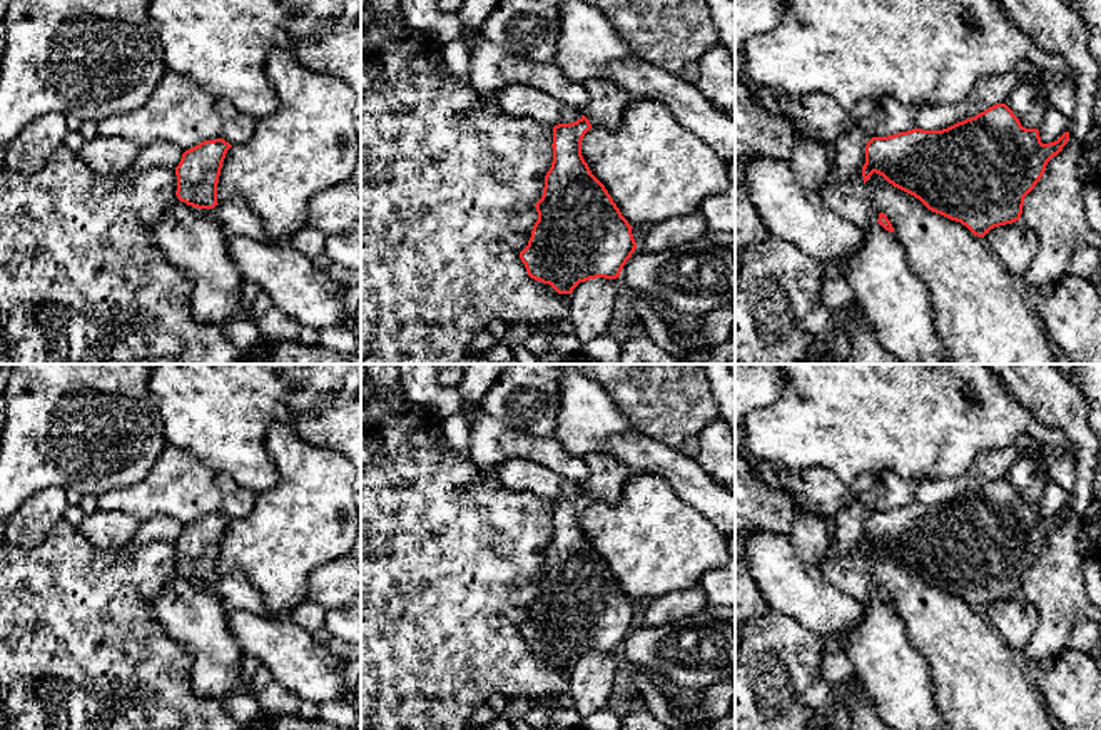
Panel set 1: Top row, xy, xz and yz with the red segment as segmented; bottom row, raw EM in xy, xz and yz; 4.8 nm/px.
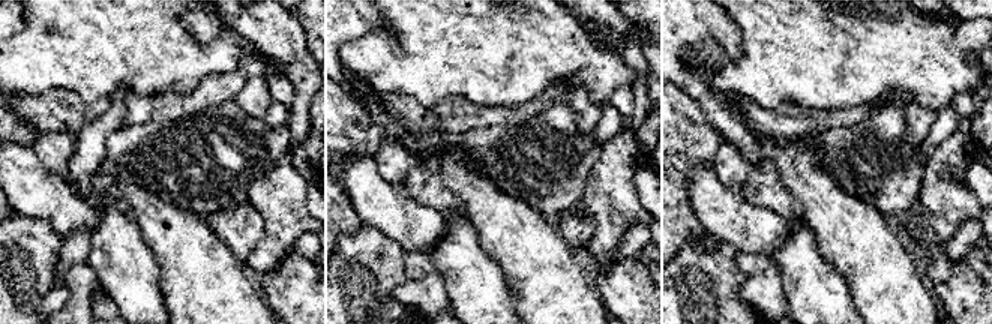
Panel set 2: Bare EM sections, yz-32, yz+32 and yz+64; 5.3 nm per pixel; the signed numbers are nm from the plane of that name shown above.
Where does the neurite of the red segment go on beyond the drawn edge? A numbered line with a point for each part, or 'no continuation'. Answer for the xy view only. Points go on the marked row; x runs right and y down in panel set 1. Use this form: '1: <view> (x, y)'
1: xy (234, 216)

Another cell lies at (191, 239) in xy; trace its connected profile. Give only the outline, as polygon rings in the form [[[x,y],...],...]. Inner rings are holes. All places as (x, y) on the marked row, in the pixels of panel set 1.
[[[175,197],[150,226],[150,234],[165,259],[192,281],[194,316],[222,327],[234,316],[246,281],[231,259],[227,234],[214,209],[197,209]]]

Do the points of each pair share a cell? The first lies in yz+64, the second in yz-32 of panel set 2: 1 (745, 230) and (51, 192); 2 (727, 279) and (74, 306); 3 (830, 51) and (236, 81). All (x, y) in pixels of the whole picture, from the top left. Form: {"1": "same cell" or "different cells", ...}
{"1": "same cell", "2": "different cells", "3": "different cells"}

